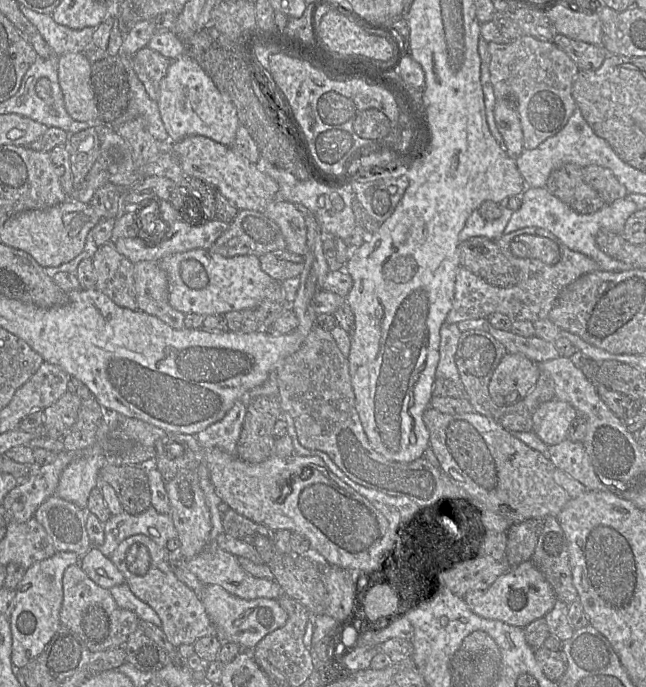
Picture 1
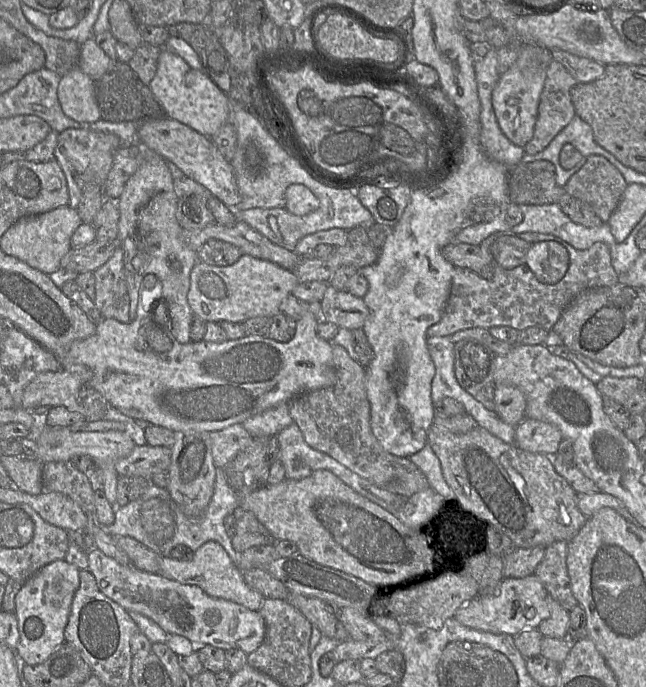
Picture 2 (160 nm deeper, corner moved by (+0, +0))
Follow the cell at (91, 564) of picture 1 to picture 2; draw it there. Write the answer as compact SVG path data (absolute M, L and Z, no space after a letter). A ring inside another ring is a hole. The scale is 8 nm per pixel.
M99 549L88 553L87 569L93 574L99 590L123 609L146 616L168 634L183 636L196 646L240 649L248 655L257 650L264 640L265 622L259 611L211 597L198 586L182 584L134 565L122 565Z

